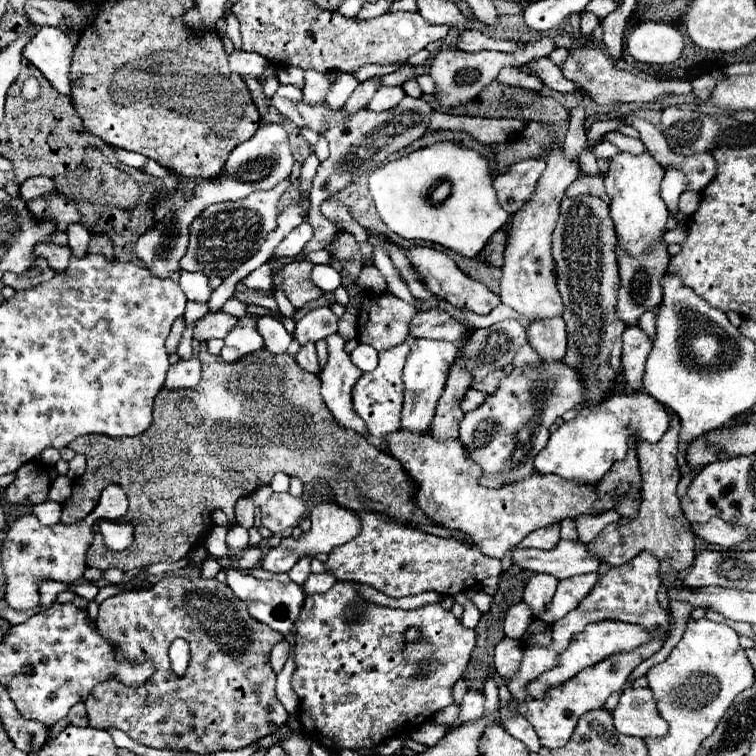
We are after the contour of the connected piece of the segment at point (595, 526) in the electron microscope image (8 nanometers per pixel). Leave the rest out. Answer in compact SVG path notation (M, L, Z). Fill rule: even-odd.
M610 510L598 517L580 517L576 519L576 529L578 529L578 537L582 543L588 543L596 537L596 533L600 533L608 523L618 521L620 516L614 510Z

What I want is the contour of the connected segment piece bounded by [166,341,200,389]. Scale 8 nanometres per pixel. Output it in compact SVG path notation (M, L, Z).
M192 341L194 355L190 359L180 359L178 363L170 365L170 371L166 375L166 387L178 389L178 387L196 387L200 381L200 361L198 361L198 341Z

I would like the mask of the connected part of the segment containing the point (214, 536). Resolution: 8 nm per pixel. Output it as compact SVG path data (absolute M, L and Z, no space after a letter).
M214 525L210 529L210 533L206 535L206 549L212 557L216 559L224 559L228 555L228 545L226 545L226 533L228 529L226 527L220 527L220 525Z

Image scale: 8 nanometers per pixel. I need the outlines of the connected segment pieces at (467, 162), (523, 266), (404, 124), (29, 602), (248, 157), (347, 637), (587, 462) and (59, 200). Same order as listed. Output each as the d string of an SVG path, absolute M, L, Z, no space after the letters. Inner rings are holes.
M436 143L432 147L424 147L420 151L410 153L398 161L392 161L370 175L370 195L376 203L376 209L382 221L388 225L390 231L400 235L408 241L428 241L442 245L446 249L456 251L462 257L476 257L488 245L490 237L504 227L508 221L508 213L498 205L496 191L492 189L492 177L488 171L488 161L466 147L456 143ZM442 185L450 185L450 195L444 201L434 199L434 191Z
M554 145L546 157L546 171L542 173L532 199L514 213L514 223L508 235L508 245L504 251L502 279L500 279L500 299L518 313L526 315L530 321L562 315L564 303L556 289L554 261L550 253L552 229L558 221L558 207L566 187L580 175L580 163L572 161L560 145Z
M280 85L278 91L272 95L272 105L294 125L304 125L322 131L330 143L330 157L328 161L320 163L312 183L312 193L310 193L312 207L318 207L324 199L346 189L360 175L366 175L372 169L376 169L380 165L378 151L386 151L390 155L410 145L412 141L420 139L430 125L430 113L432 113L432 107L424 99L404 97L404 101L396 105L396 109L388 109L382 113L360 109L348 115L344 109L330 109L326 103L316 103L316 105L304 103L302 91L294 85Z
M108 485L102 491L100 503L96 509L80 523L62 525L56 523L52 527L42 525L34 515L24 515L16 519L8 531L6 541L2 547L2 567L6 571L6 603L12 609L36 609L38 607L38 581L40 579L54 579L54 581L76 581L82 577L86 569L86 551L92 543L94 531L92 525L96 521L120 519L128 511L128 499L120 485Z
M266 123L260 125L254 137L244 141L240 147L236 147L222 171L222 175L214 181L204 181L204 183L192 183L188 179L184 185L176 185L174 191L166 193L164 201L160 201L154 207L154 219L156 225L148 233L144 233L136 241L136 255L138 259L154 273L156 277L170 277L172 273L180 271L180 259L186 253L188 247L188 231L190 223L208 207L214 203L222 201L238 201L254 193L256 189L272 189L278 181L286 179L292 171L294 157L290 153L288 145L288 133L284 127L276 123Z
M336 581L326 593L306 597L304 609L296 619L296 627L296 669L290 683L300 699L298 711L302 733L308 739L326 745L330 751L376 747L380 741L398 737L402 733L412 733L436 711L452 705L452 687L462 677L476 645L476 633L466 629L440 603L428 603L412 611L378 607L364 601L356 591L356 583L352 581ZM360 601L364 603L362 621L344 621L344 609ZM410 627L422 631L424 639L420 645L404 643L404 631Z
M644 391L616 393L596 407L580 409L572 421L560 425L548 439L548 445L536 455L538 473L554 473L576 483L598 483L616 461L622 461L628 451L630 429L640 429L640 439L654 443L668 431L670 415L662 403Z
M50 193L44 197L30 199L26 205L38 219L40 217L54 217L60 231L66 231L66 227L70 223L78 223L82 217L76 207L76 201L66 195L60 195L60 193Z

